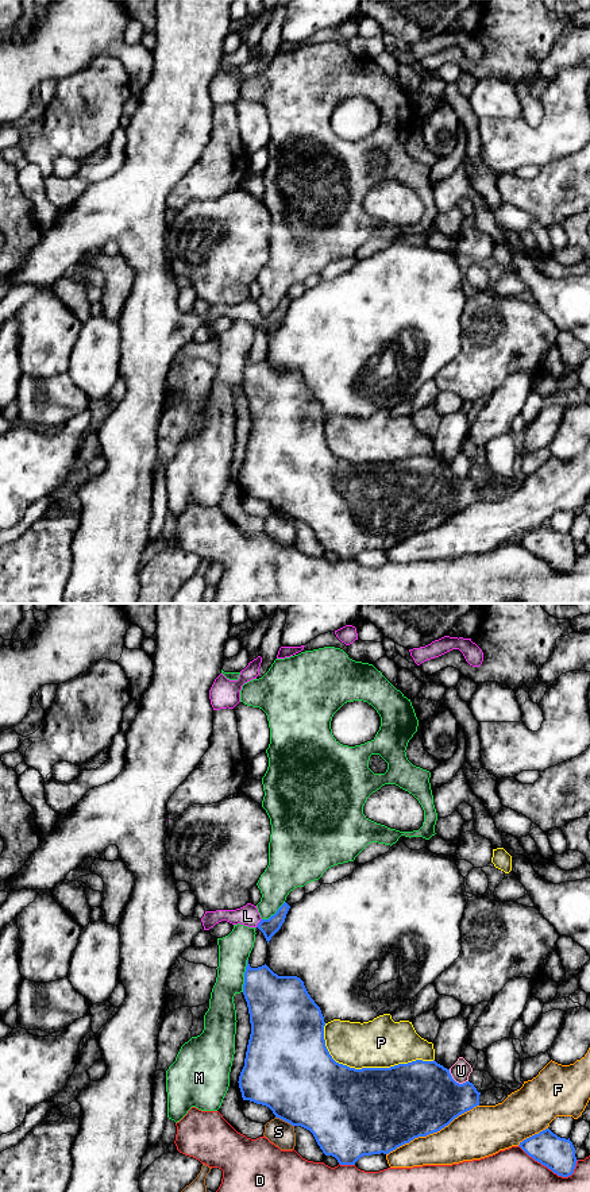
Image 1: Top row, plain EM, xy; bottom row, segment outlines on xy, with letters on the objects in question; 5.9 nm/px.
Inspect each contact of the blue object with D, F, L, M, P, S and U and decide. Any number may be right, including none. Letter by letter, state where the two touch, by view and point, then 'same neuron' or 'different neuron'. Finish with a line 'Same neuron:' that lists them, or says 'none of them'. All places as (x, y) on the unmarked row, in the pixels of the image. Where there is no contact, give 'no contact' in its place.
D: meets blue in xy at (547, 562); different neuron
F: meets blue in xy at (432, 528); different neuron
L: meets blue in xy at (259, 317); same neuron
M: meets blue in xy at (245, 370); different neuron
P: meets blue in xy at (367, 463); different neuron
S: meets blue in xy at (285, 516); different neuron
U: meets blue in xy at (455, 477); different neuron
Same neuron: L

